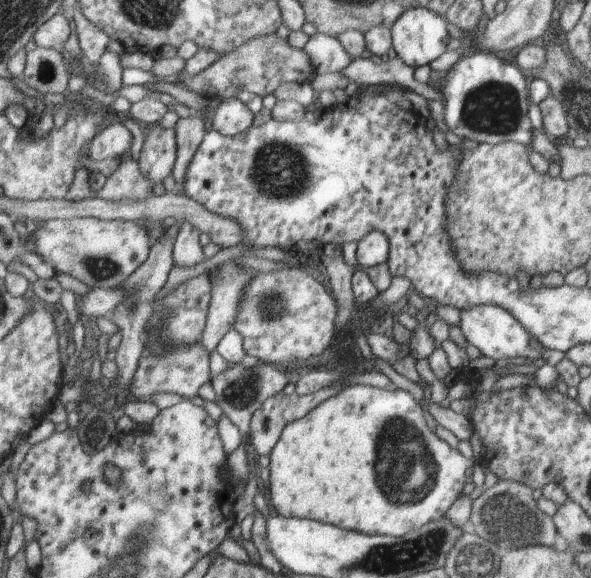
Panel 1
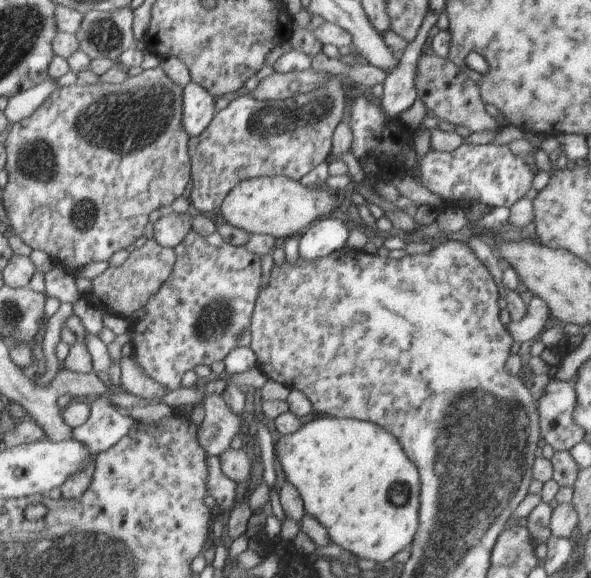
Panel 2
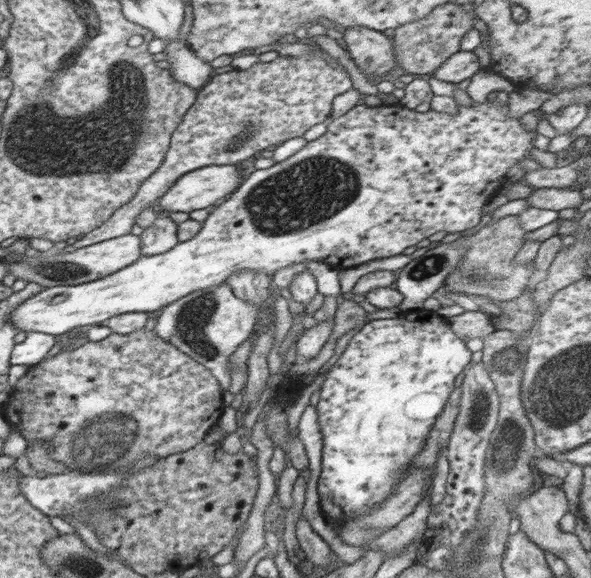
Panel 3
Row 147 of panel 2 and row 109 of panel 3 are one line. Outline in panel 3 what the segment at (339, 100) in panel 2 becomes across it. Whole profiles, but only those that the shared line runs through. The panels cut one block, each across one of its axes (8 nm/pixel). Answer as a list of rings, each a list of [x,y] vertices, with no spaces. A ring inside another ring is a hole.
[[[305,31],[294,32],[294,36],[298,36],[300,42],[309,44],[312,51],[296,57],[280,55],[280,57],[267,63],[255,63],[246,70],[234,69],[212,75],[207,86],[199,90],[199,98],[196,99],[195,106],[187,111],[183,117],[183,122],[179,128],[176,128],[171,139],[170,151],[163,166],[140,186],[138,194],[130,203],[124,204],[106,223],[96,230],[90,231],[87,235],[83,235],[82,239],[77,240],[72,245],[66,246],[60,250],[60,253],[74,251],[83,246],[129,234],[132,226],[136,224],[136,216],[147,206],[154,206],[159,198],[167,194],[172,185],[188,172],[212,165],[236,165],[238,162],[244,162],[253,157],[256,152],[275,148],[286,140],[302,136],[312,126],[316,126],[320,122],[328,123],[332,100],[338,94],[346,92],[352,87],[349,74],[346,72],[346,67],[331,58],[328,50],[317,46]]]

